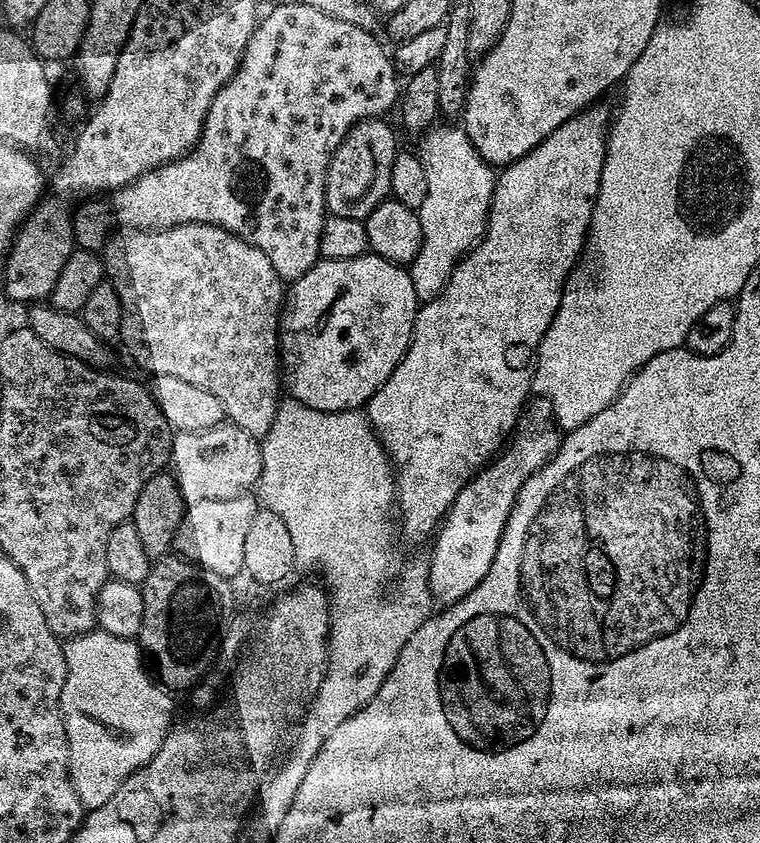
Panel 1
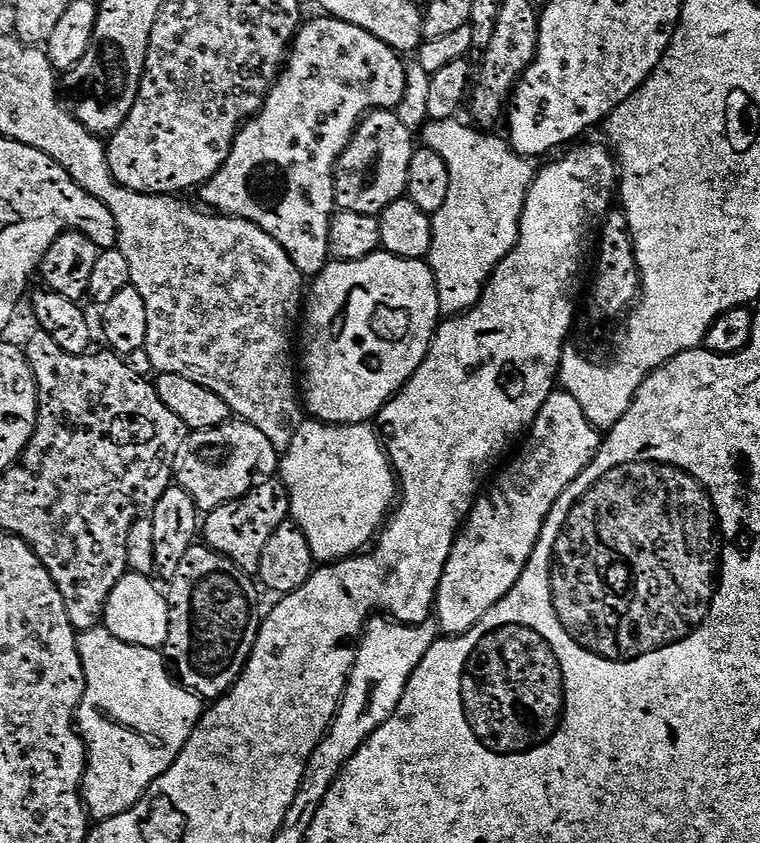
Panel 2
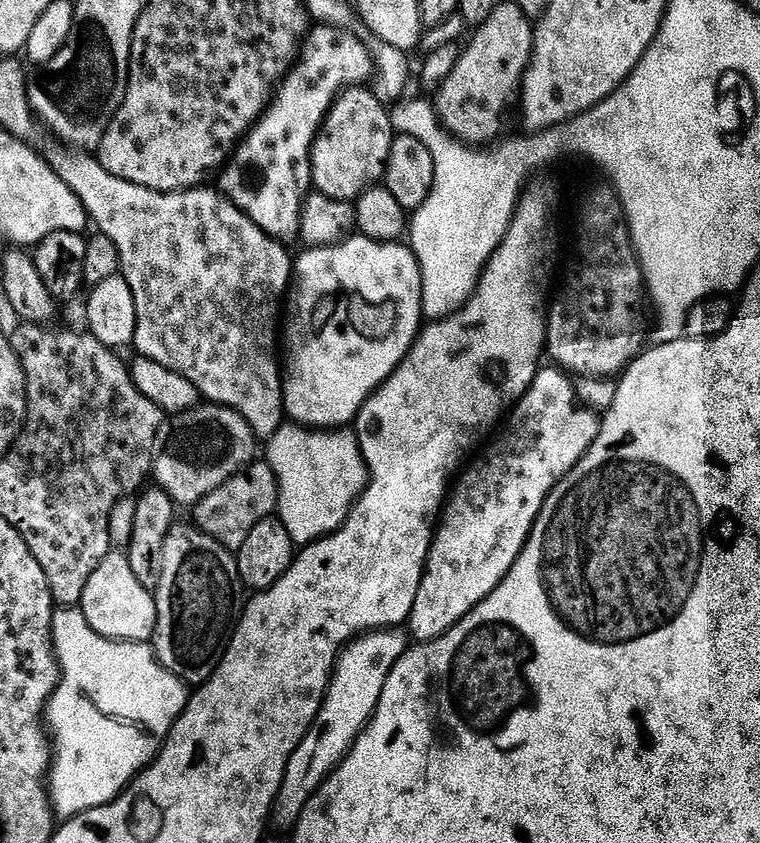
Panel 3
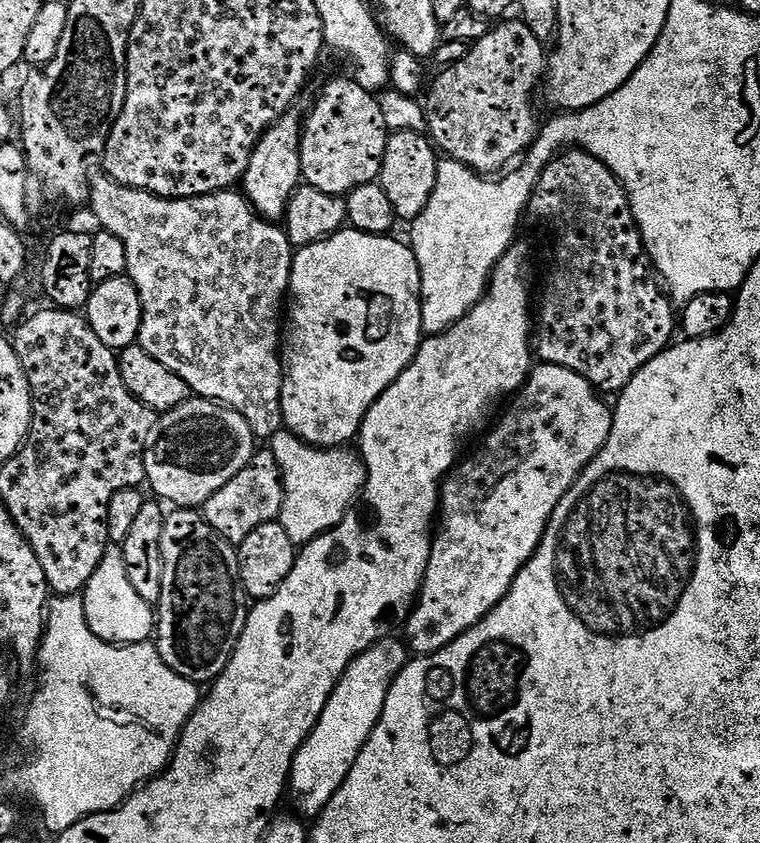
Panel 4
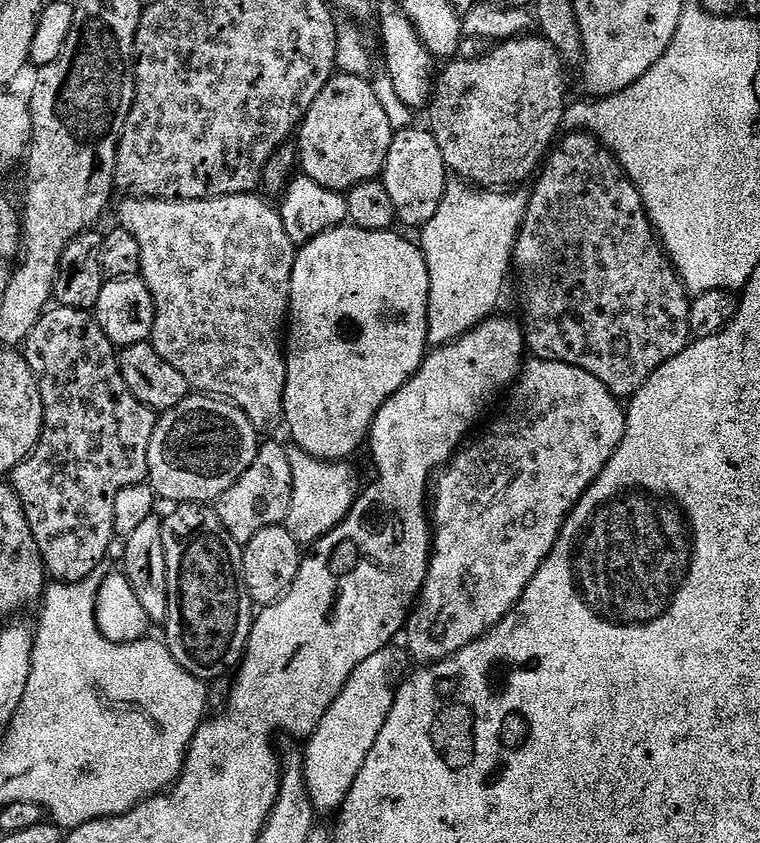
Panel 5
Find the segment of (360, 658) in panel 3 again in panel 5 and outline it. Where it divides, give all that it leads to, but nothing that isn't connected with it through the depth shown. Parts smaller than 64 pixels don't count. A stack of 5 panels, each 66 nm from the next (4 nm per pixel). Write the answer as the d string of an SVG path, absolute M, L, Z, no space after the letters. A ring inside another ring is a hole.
M396 647L378 650L378 654L356 667L346 686L342 686L342 694L334 698L316 731L307 737L308 749L302 752L304 781L317 813L335 813L344 803L354 786L354 778L358 778L362 766L366 766L366 758L370 758L370 750L374 750L374 742L378 742L378 734L382 734L382 726L386 726L396 675L406 661L405 649Z

